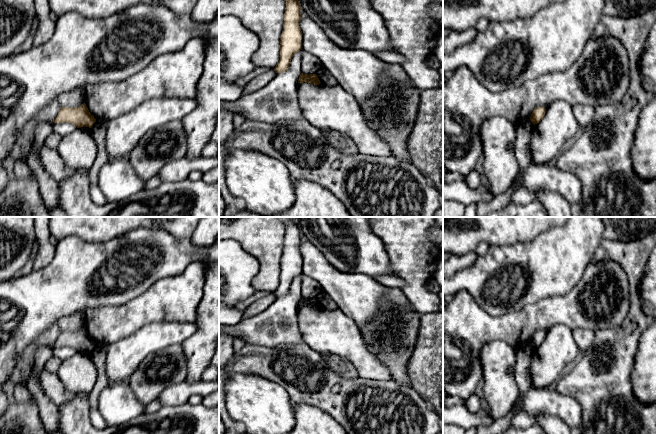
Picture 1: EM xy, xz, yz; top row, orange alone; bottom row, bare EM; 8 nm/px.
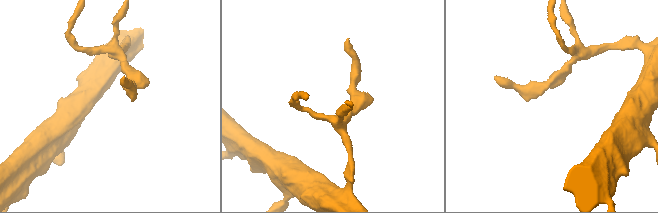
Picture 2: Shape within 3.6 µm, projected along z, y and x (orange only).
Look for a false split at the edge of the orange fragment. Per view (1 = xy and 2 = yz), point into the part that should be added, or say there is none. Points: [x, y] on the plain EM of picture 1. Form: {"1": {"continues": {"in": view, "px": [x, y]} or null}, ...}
{"1": {"continues": null}, "2": {"continues": null}}

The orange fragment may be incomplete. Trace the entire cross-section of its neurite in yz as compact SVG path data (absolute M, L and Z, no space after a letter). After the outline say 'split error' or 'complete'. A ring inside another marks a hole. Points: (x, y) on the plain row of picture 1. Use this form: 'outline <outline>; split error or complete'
outline M537 331L533 334L530 344L534 349L539 347L543 343L545 335L546 333L544 331Z; complete

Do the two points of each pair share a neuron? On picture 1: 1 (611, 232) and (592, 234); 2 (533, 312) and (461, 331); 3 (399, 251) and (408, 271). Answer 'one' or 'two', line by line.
1: two
2: one
3: one

